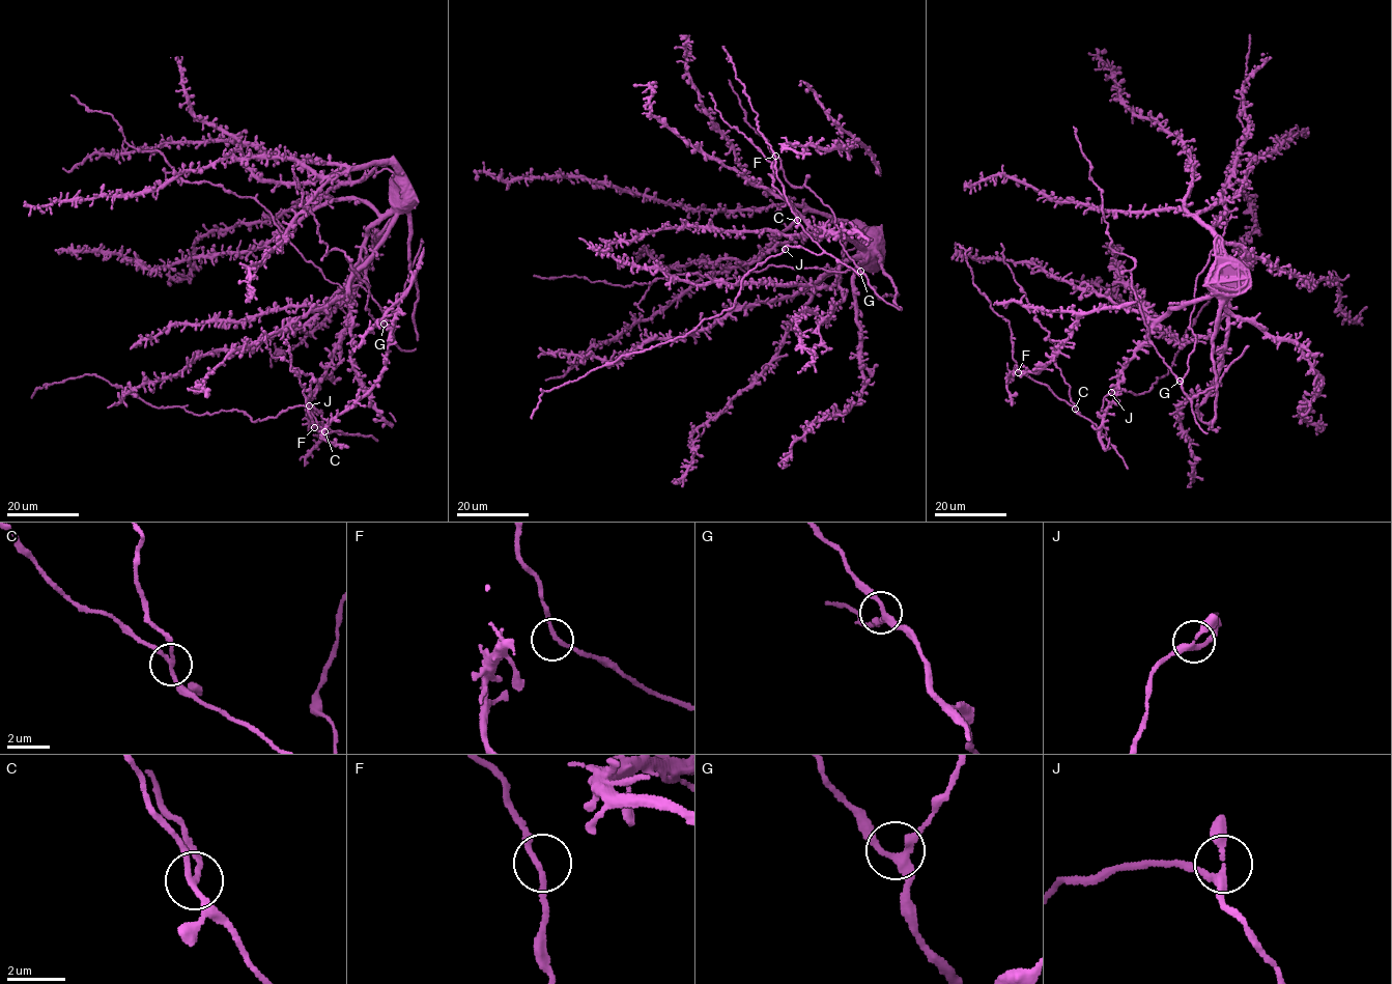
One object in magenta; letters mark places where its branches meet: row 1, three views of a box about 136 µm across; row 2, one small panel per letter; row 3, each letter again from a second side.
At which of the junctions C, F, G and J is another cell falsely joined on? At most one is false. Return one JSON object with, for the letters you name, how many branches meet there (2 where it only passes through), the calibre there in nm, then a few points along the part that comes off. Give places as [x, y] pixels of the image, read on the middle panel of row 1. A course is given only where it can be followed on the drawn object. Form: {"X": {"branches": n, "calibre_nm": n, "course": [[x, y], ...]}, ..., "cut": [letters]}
{"C": {"branches": 3, "calibre_nm": 170, "course": [[797, 220], [787, 199], [772, 185], [772, 162], [722, 119], [709, 92]]}, "cut": ["C"]}

